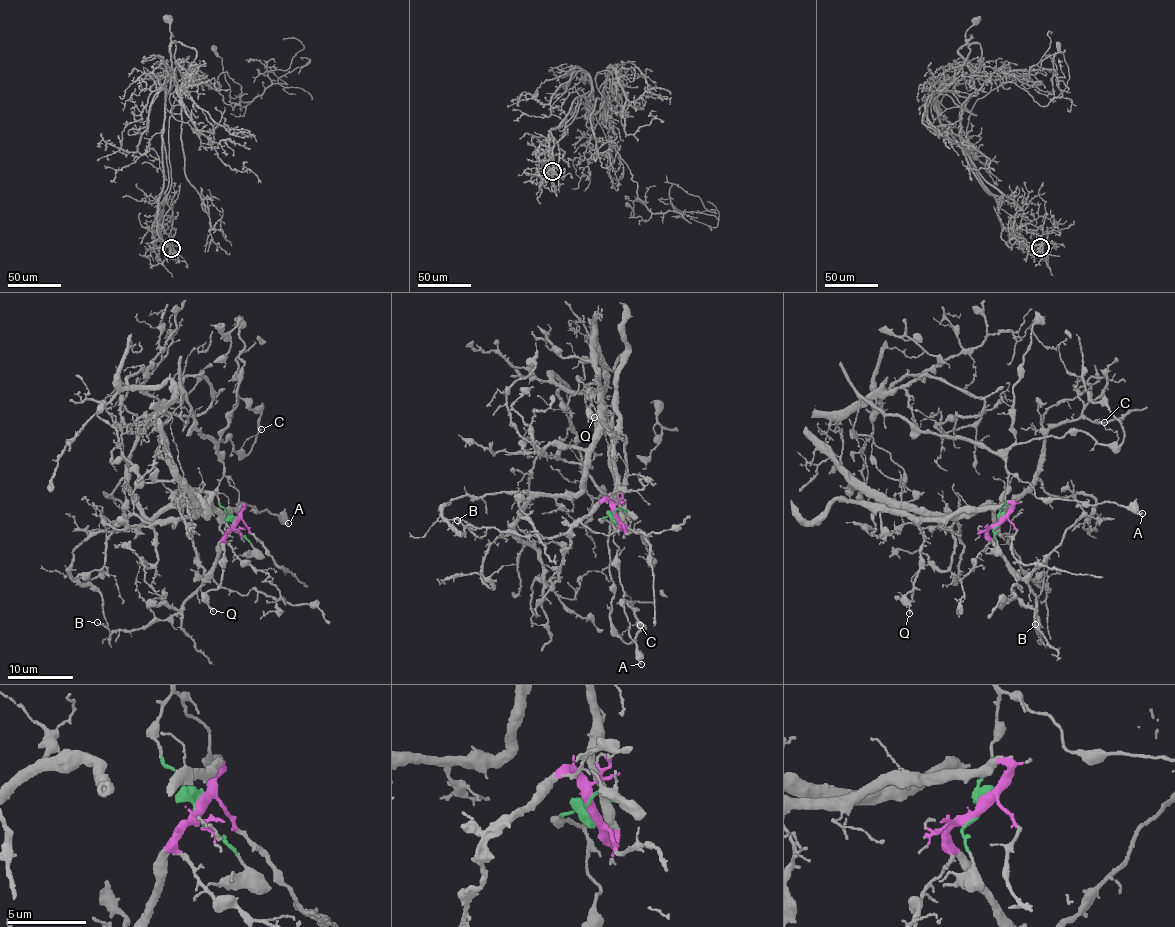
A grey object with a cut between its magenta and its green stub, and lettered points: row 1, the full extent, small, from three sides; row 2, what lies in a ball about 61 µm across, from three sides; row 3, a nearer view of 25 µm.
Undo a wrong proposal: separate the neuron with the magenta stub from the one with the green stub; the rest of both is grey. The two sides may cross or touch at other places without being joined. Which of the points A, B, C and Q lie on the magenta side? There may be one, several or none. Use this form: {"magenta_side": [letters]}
{"magenta_side": ["B", "Q"]}

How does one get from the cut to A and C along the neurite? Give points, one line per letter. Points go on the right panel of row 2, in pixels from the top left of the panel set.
A: (1000, 521), (999, 512), (1012, 474), (1027, 482), (1039, 498), (1061, 498), (1087, 504), (1117, 502), (1143, 513)
C: (1000, 521), (1008, 479), (1005, 455), (1015, 445), (1077, 431), (1113, 444), (1118, 436), (1104, 422)

